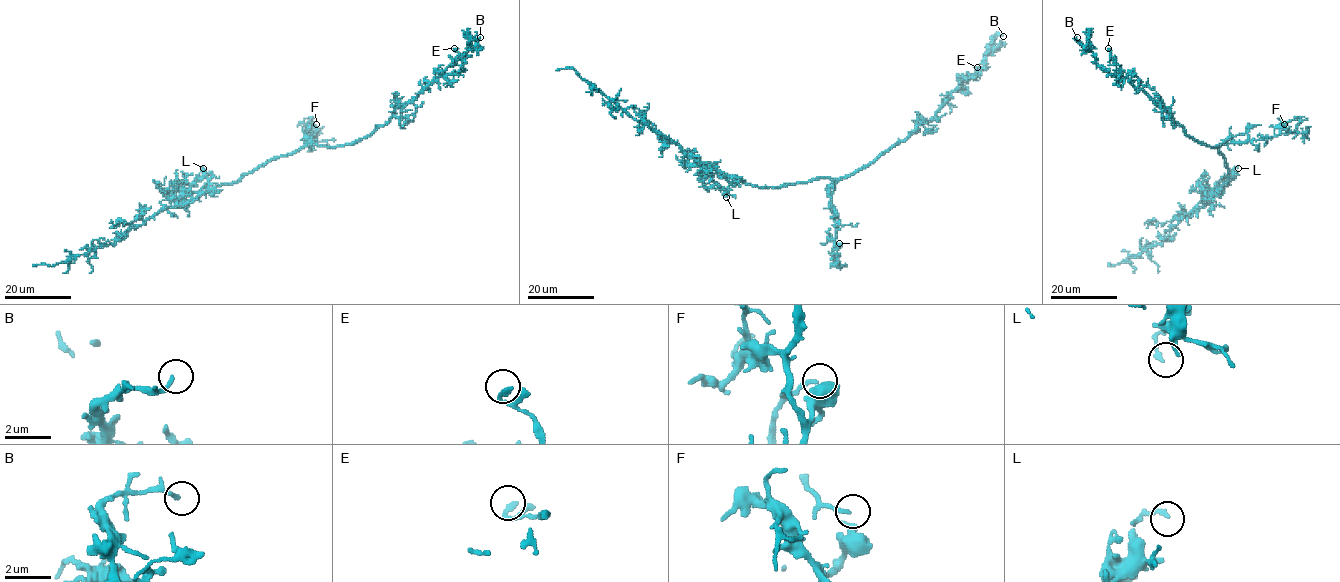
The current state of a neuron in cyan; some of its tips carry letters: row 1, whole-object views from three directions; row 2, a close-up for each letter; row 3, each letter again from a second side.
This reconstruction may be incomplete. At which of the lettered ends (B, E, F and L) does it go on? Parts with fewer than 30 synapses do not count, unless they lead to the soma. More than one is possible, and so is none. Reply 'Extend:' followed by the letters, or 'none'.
Extend: none

